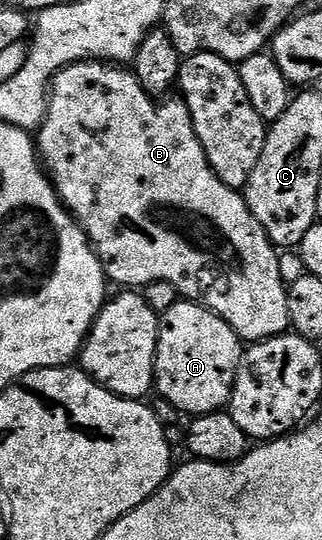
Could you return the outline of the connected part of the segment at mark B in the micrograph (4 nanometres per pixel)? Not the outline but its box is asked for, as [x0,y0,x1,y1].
[37,60,291,344]

